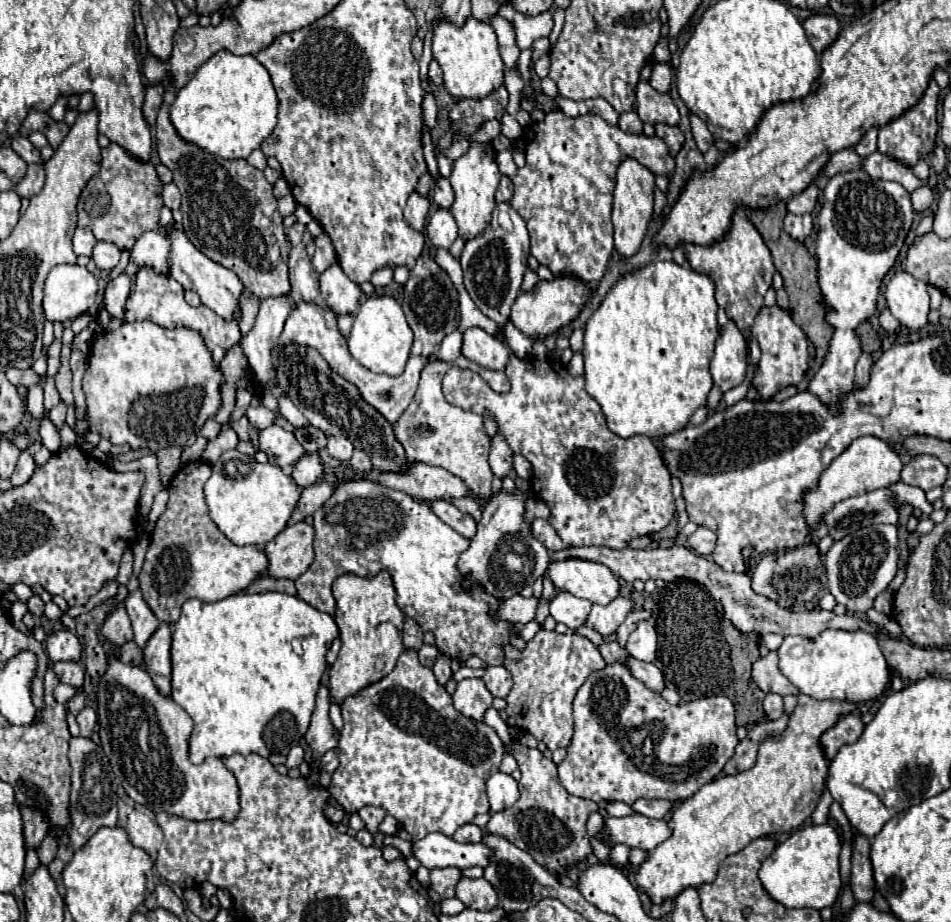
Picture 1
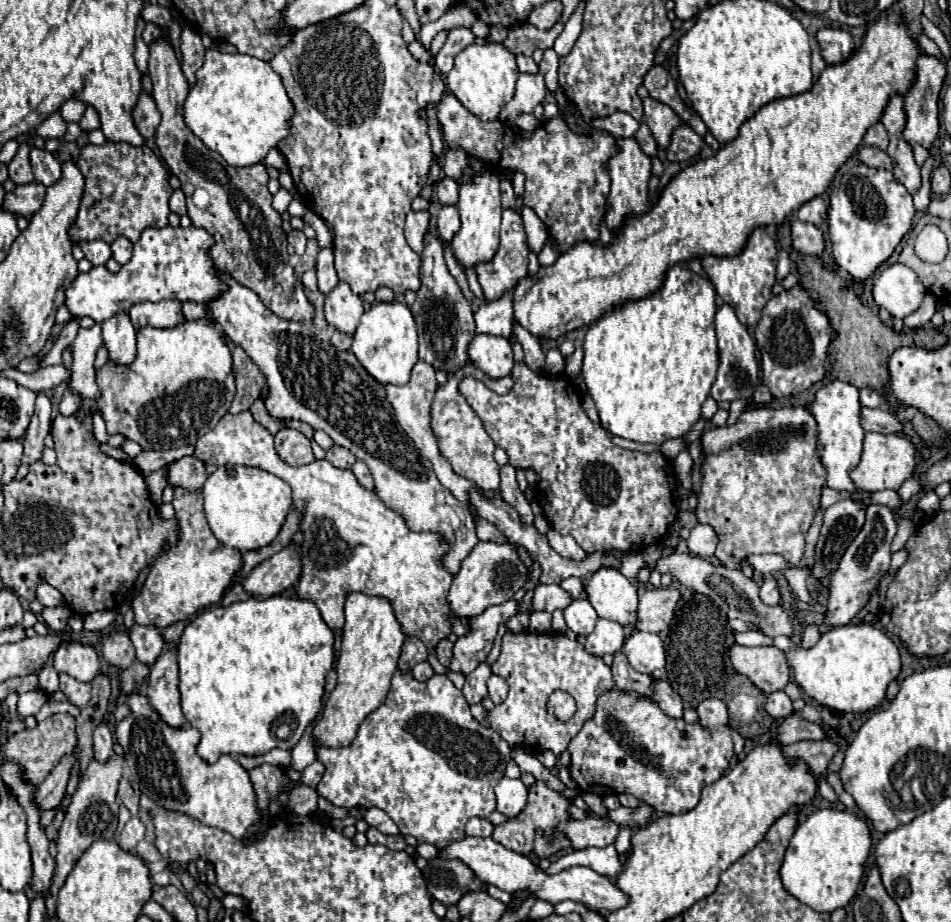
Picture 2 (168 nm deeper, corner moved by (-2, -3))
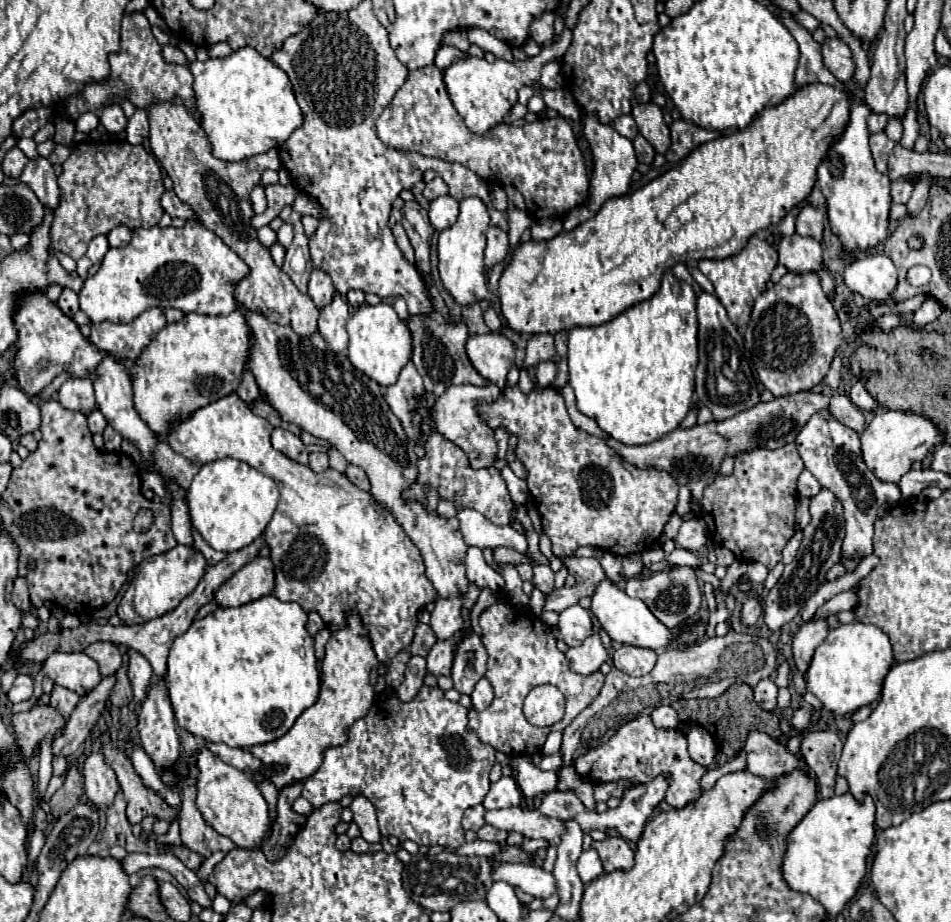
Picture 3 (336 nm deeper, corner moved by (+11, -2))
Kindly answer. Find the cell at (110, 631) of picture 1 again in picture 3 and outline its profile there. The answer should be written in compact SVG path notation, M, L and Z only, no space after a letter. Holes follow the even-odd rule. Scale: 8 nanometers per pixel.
M91 643L85 653L97 661L99 665L99 673L101 677L109 677L109 675L115 675L115 671L119 669L121 665L121 653L117 649L117 645L113 643Z

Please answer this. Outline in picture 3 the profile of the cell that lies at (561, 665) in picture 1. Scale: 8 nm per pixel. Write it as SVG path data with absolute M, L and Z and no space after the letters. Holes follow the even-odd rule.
M501 597L499 605L489 607L481 615L479 623L483 629L483 645L489 653L485 677L493 685L495 699L485 711L469 709L469 727L477 733L477 737L483 743L489 743L495 751L503 751L507 755L539 753L551 731L563 731L583 709L587 709L593 703L593 699L599 695L603 687L605 677L601 671L595 671L591 675L573 673L565 653L559 651L555 645L551 629L545 623L541 623L541 619L533 613L529 613L527 617L525 611L515 609L505 597ZM543 683L555 685L567 701L565 717L561 719L561 723L553 727L533 727L531 723L527 723L523 715L523 699L533 687Z

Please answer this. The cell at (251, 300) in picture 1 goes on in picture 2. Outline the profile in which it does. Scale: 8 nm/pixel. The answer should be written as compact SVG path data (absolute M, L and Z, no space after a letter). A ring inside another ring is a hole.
M236 346L232 356L234 356L234 374L236 374L238 392L234 396L230 412L238 414L242 410L248 410L254 404L254 400L262 394L262 388L266 382L264 382L262 372L258 370L258 366L246 356L246 352L242 348Z

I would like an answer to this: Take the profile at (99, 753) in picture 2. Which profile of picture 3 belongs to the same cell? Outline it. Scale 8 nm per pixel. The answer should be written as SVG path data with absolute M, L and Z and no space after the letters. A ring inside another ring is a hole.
M91 751L83 763L85 793L95 807L109 807L119 789L115 771L109 767L101 751Z

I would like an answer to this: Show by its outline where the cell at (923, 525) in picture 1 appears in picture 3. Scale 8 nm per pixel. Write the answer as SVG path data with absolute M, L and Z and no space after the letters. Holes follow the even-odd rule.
M857 587L855 589L849 589L849 591L843 591L839 595L835 595L833 599L829 599L819 611L817 615L831 615L831 613L839 613L839 611L853 611L859 603L859 597L857 597Z

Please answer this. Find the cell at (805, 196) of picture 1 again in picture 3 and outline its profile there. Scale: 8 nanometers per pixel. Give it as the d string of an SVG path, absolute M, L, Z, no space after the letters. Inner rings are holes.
M807 203L805 207L801 207L801 211L797 215L797 233L805 235L805 237L815 237L821 241L823 217L825 217L825 213L821 209Z

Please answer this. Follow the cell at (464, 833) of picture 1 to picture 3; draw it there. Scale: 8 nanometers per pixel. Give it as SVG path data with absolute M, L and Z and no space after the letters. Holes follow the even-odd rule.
M477 805L477 807L467 809L465 815L463 815L463 823L461 823L463 829L465 829L465 831L479 831L479 829L485 825L483 815L485 815L483 805Z

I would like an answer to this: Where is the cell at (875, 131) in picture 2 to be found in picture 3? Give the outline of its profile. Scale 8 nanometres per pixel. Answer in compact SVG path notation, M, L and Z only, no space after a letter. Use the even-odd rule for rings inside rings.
M869 115L867 117L867 129L869 129L869 133L879 133L879 131L883 131L885 129L885 125L887 125L887 121L889 119L885 119L885 115Z

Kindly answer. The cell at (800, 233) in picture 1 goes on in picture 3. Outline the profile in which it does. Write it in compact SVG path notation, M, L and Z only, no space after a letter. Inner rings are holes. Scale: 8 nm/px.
M799 233L783 237L777 253L779 263L793 273L811 273L821 267L821 245L813 237L801 237Z

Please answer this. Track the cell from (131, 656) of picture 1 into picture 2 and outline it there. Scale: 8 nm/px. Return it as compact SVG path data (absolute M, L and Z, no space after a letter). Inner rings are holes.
M134 660L130 668L120 672L120 684L122 684L122 692L124 694L132 694L136 692L136 688L148 678L148 666L144 666L142 662Z

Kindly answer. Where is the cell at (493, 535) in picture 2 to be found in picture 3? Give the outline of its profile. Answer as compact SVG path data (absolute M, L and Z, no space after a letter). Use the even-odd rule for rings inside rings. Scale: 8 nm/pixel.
M509 547L493 549L493 559L501 565L505 565L505 563L525 563L527 561L521 553L517 553L515 549L509 549Z

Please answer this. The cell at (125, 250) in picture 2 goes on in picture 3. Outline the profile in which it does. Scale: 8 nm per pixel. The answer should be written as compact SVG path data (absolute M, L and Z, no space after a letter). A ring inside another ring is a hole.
M119 225L119 227L109 231L107 239L109 239L109 247L115 247L115 249L125 247L129 243L129 239L131 239L131 231L125 225Z

